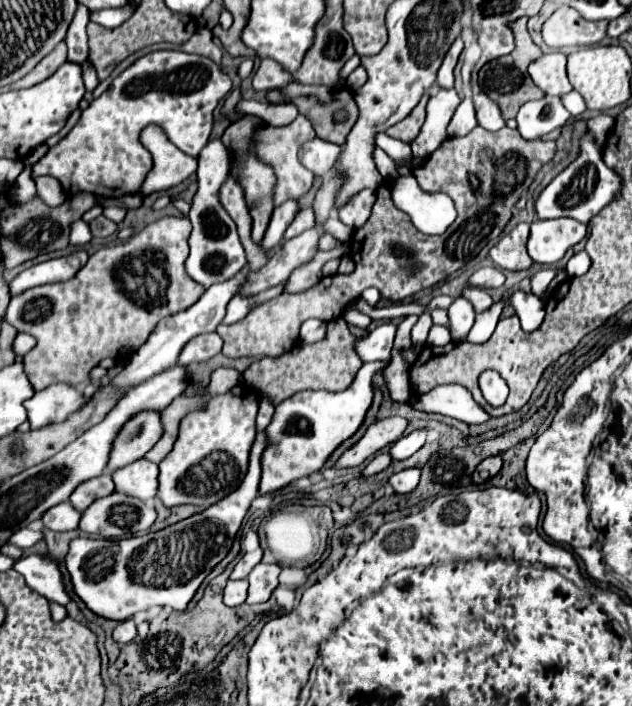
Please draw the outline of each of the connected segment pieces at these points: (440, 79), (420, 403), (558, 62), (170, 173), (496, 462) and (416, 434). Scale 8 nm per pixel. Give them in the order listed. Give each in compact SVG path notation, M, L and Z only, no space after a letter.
M457 37L453 41L453 45L449 47L449 51L447 51L447 55L445 55L445 59L443 59L443 63L441 63L439 71L437 71L437 83L441 87L445 87L445 89L453 87L453 79L455 79L453 69L455 69L455 63L457 63L457 57L459 57L461 49L463 49L463 39Z
M439 385L421 397L413 395L411 405L425 413L459 419L467 425L477 425L489 419L489 415L479 407L479 403L463 385Z
M563 53L541 55L537 61L529 65L529 75L533 83L547 95L561 97L563 93L569 93L573 87L567 79L565 61L567 57Z
M151 125L143 129L141 141L153 153L153 169L147 173L139 189L141 195L175 187L197 171L197 159L179 151L159 127Z
M501 455L487 457L483 463L477 465L477 469L475 469L475 473L473 473L473 483L481 485L481 483L485 483L487 479L495 477L495 475L499 473L501 465L503 465L503 457L501 457Z
M417 429L409 435L403 435L401 439L397 439L393 445L391 445L391 459L399 461L399 459L407 459L411 457L415 451L419 451L423 445L425 445L425 437L427 437L427 431L425 429Z

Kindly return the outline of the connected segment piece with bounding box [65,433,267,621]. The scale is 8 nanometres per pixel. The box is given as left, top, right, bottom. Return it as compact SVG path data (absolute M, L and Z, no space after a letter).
M259 433L251 449L249 471L243 483L231 495L211 505L203 513L191 515L175 525L169 525L161 531L143 537L119 541L103 537L73 539L65 561L71 573L75 593L85 601L85 605L93 613L113 621L129 619L133 613L155 605L171 605L175 611L185 611L197 587L211 573L211 569L227 555L251 501L259 495L259 459L265 449L265 443L265 433Z

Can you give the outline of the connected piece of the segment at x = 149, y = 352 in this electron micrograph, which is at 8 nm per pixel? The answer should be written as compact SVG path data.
M245 265L235 277L231 277L231 279L227 279L227 281L223 281L223 283L211 285L211 287L201 295L201 299L199 299L195 305L191 305L189 309L185 309L185 311L181 311L181 313L175 313L175 315L171 315L171 317L159 321L159 325L155 327L155 331L151 333L151 337L131 355L131 359L129 359L129 363L123 367L123 371L121 371L117 377L111 379L111 387L113 387L115 391L125 391L125 389L129 389L129 387L133 387L133 385L139 385L141 381L147 381L149 377L153 377L153 375L157 375L157 373L161 373L161 371L165 371L165 369L169 369L169 367L175 367L175 365L177 365L179 351L185 347L187 341L191 341L193 337L197 337L197 335L201 335L201 333L211 333L211 331L217 329L217 325L219 325L219 323L223 321L223 317L225 317L225 307L227 307L227 303L229 303L229 301L235 297L235 293L245 285L245 281L247 281L247 271L249 271L249 267Z

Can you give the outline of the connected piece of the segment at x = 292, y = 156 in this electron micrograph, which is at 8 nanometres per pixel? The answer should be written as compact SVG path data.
M299 115L291 125L283 125L283 127L265 126L261 131L257 131L257 145L253 145L253 153L263 157L263 161L273 165L273 169L275 169L275 175L277 175L277 185L275 185L275 195L273 195L275 205L285 203L289 197L301 199L311 189L313 173L301 165L297 151L301 149L301 145L305 141L309 141L313 137L315 137L315 129L311 125L311 121L303 115Z

